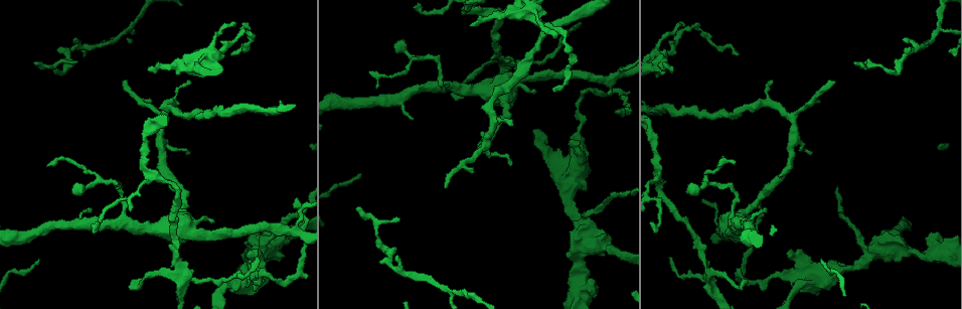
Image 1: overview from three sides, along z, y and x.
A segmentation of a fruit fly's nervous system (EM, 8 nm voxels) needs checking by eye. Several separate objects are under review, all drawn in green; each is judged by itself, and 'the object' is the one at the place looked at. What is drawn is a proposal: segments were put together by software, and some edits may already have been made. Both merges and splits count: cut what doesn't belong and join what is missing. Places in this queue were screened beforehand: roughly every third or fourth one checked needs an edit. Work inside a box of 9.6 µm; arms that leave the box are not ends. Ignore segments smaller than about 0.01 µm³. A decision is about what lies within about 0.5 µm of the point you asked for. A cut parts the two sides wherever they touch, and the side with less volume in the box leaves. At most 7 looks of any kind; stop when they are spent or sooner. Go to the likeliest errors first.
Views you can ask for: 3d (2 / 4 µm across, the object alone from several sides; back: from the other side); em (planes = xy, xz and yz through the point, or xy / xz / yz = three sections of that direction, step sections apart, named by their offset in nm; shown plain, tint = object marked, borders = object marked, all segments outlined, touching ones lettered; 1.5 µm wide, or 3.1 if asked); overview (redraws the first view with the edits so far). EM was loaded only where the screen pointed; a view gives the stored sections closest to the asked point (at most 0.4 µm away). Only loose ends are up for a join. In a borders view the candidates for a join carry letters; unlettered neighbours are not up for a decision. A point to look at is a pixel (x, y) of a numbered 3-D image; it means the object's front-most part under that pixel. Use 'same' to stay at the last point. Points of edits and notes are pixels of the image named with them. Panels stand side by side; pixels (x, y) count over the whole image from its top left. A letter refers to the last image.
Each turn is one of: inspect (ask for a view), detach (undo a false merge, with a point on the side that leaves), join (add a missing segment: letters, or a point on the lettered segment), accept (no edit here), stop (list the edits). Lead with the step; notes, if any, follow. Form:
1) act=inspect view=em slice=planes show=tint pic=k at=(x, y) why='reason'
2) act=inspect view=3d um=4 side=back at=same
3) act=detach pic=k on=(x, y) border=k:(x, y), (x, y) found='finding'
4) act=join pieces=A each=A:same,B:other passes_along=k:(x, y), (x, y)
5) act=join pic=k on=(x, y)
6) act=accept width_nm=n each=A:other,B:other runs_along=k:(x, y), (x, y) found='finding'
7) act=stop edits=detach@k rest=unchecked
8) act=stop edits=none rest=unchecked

act=inspect view=3d um=2 pic=1 at=(616, 110) why='thin end'

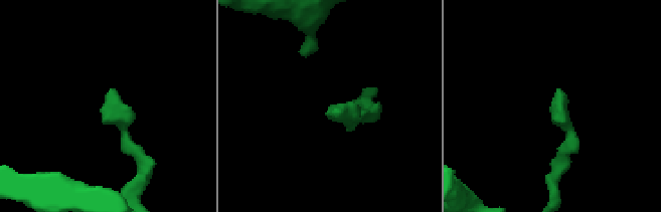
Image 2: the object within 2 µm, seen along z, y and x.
act=inspect view=em slice=planes show=tint pic=2 at=(338, 111) why='need the tissue'

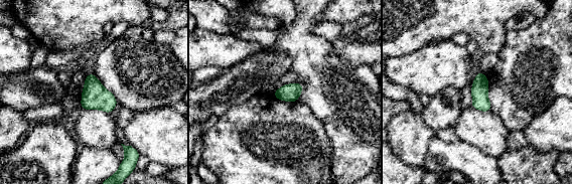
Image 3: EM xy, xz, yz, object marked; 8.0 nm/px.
act=inspect view=em slice=planes show=borders at=same why='what lies round it'

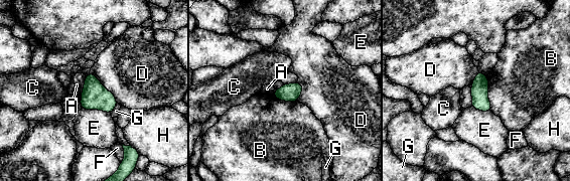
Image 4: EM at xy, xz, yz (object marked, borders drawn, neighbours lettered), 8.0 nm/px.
act=accept longest_contact=D:340nm each=A:other,B:other,C:other,D:other,E:other,F:other,G:other,H:other found='no lettered segment goes on from it'

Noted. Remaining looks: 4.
act=inspect view=em slice=xz step=8 show=borders pic=1 at=(189, 151) why='branch stops here'

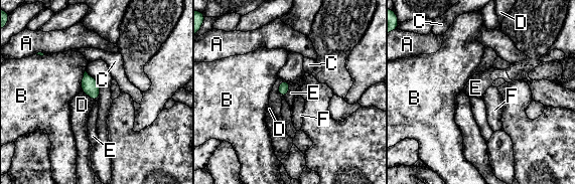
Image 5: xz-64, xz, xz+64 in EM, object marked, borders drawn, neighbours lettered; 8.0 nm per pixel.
act=inspect view=em slice=planes show=borders at=same

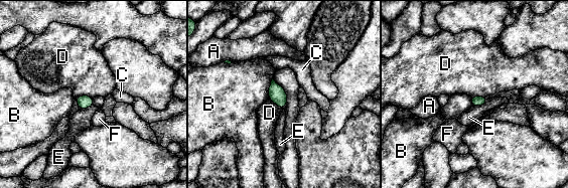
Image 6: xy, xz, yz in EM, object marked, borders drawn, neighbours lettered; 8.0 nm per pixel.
act=accept each=A:other,B:other,C:other,D:other,E:other,F:other found='no lettered segment goes on from it'

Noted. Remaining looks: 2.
act=inspect view=3d um=2 side=back pic=1 at=(617, 91)

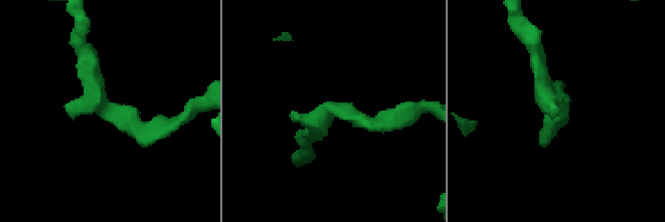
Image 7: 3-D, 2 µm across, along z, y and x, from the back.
act=inspect view=em slice=planes show=borders pic=7 at=(329, 107) why='shape alone is not enough'

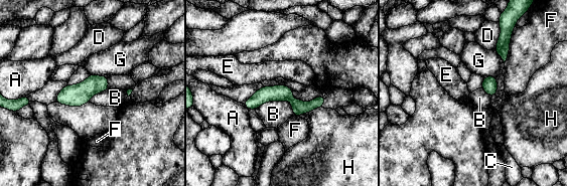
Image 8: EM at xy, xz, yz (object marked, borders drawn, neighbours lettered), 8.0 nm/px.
act=accept each=A:other,B:other,C:other,D:other,E:other,F:other,G:other,H:other border=8:(322, 95), (256, 110) found='one neuron here'

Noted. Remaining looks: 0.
act=stop edits=none rest=unchecked

